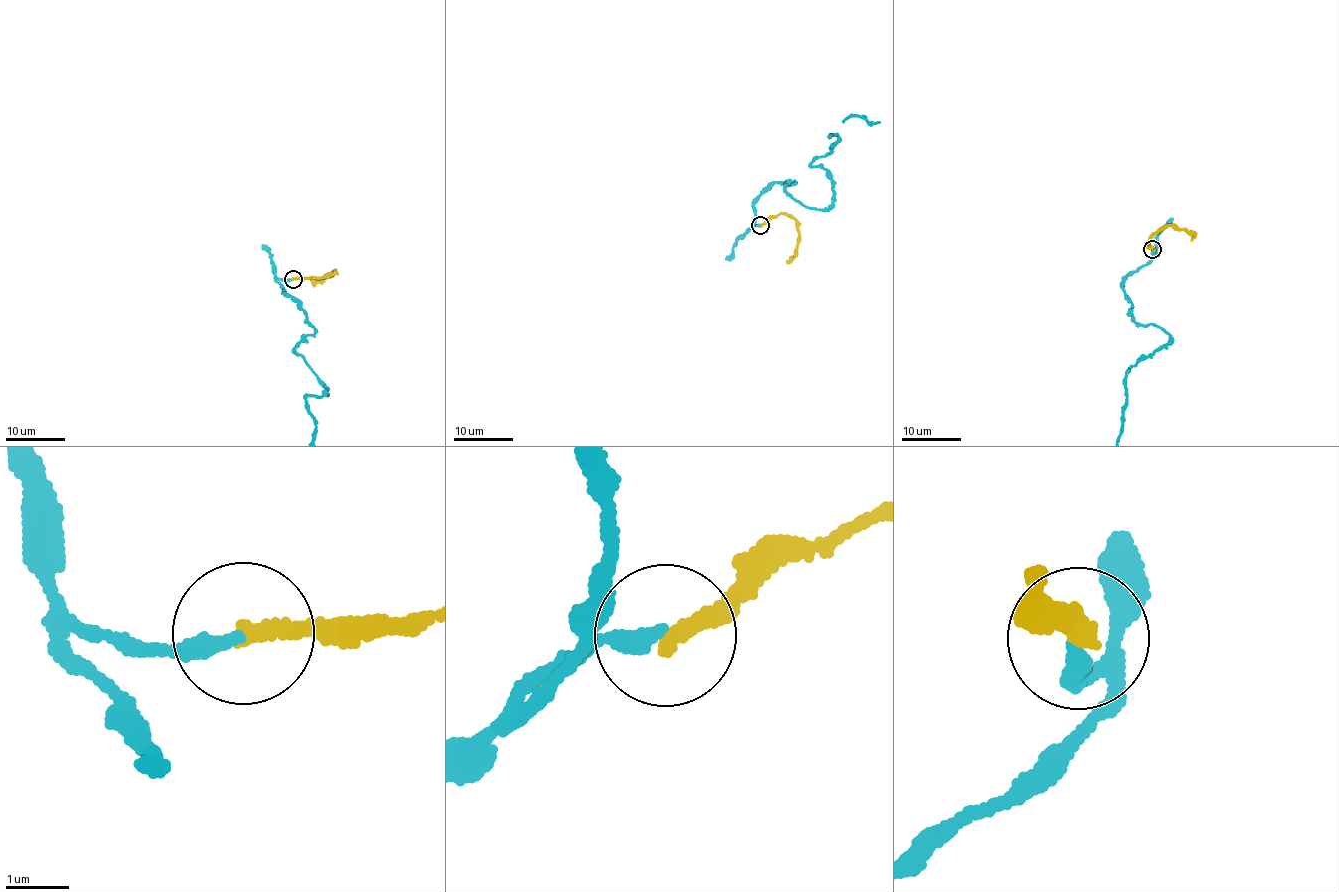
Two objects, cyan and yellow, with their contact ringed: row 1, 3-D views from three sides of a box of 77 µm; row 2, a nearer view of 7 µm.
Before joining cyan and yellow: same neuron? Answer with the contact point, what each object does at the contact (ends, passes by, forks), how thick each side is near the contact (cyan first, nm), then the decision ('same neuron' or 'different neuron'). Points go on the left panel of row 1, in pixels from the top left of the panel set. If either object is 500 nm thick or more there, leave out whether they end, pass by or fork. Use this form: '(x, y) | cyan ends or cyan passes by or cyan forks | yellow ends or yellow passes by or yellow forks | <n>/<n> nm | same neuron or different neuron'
(293, 279) | cyan ends | yellow ends | 280/260 nm | different neuron

